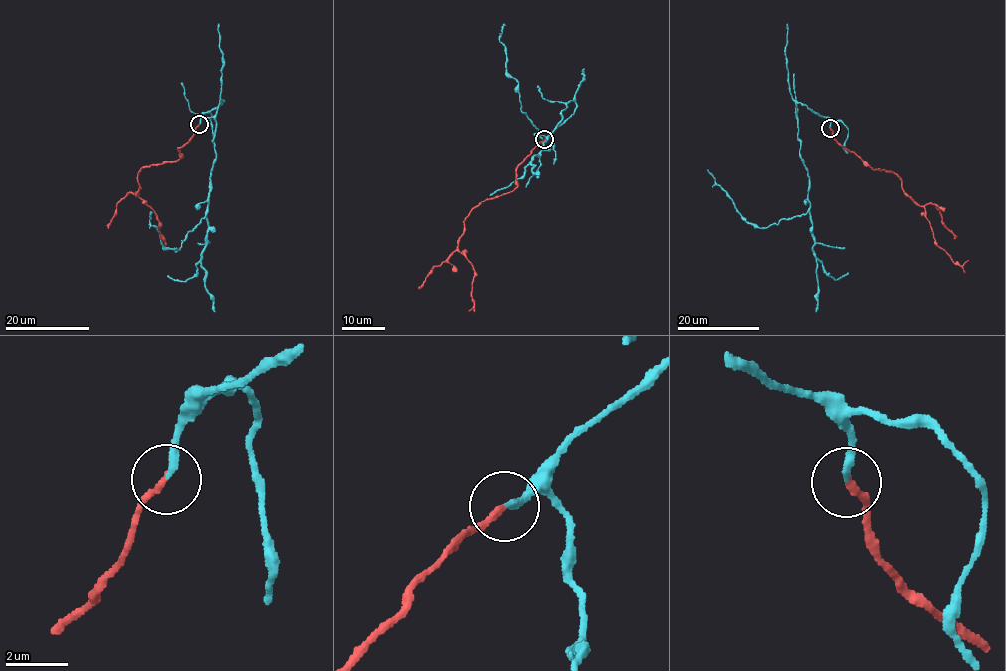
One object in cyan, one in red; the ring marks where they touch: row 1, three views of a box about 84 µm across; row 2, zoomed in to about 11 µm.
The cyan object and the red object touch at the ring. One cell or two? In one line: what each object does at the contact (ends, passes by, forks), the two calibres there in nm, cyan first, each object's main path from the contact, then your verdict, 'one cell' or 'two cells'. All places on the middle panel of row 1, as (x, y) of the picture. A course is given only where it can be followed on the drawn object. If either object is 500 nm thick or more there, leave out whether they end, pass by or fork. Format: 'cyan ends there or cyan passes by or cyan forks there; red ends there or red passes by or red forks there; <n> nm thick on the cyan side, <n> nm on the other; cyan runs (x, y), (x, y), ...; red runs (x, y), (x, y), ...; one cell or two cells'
cyan ends there; red ends there; 240 nm thick on the cyan side, 200 nm on the other; cyan runs (544, 139), (573, 113), (575, 102), (566, 105), (546, 142), (521, 111), (518, 82), (506, 70), (504, 24); red runs (544, 139), (518, 166), (513, 190), (482, 201), (465, 219), (458, 249), (474, 273), (474, 306), (469, 311); one cell

